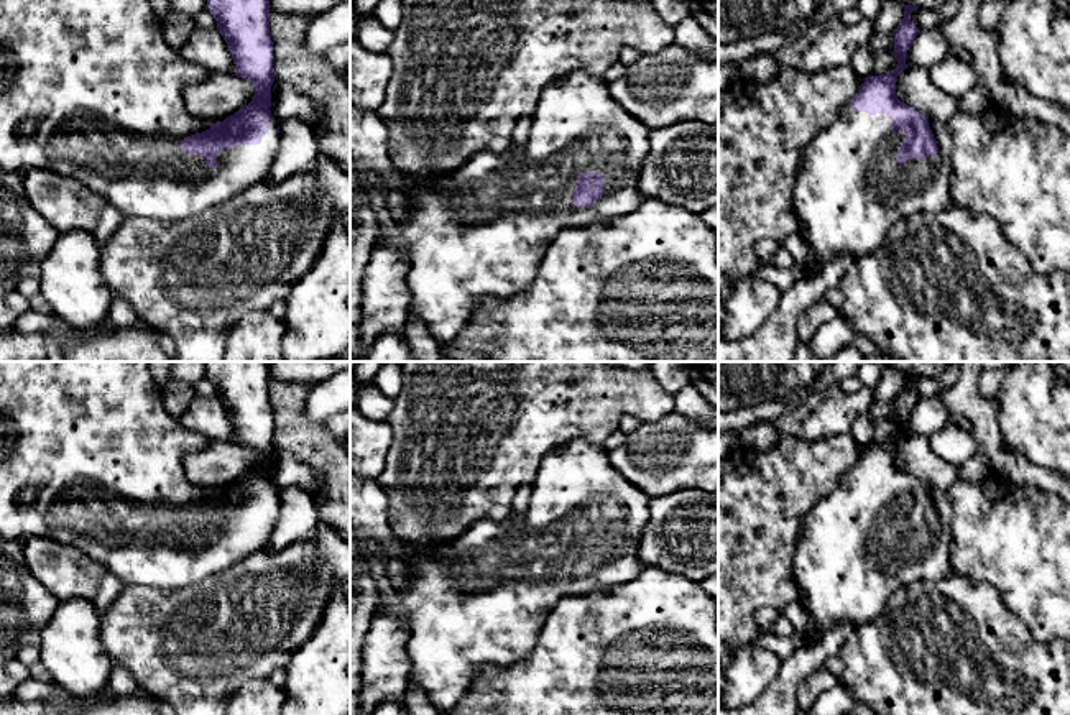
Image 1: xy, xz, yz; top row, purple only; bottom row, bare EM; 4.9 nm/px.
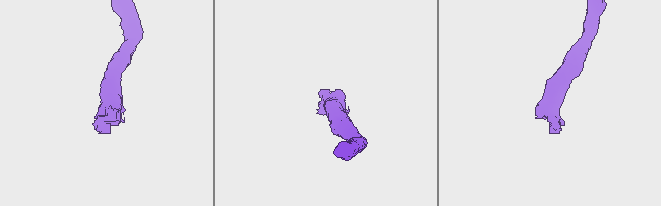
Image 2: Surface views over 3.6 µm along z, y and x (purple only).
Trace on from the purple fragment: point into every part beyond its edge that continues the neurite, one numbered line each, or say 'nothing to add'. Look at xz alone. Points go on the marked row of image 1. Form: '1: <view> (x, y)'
1: xz (482, 230)

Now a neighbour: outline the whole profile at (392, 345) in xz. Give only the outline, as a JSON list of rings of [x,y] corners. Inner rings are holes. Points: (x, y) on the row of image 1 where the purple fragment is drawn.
[[[403,330],[385,332],[371,345],[363,362],[414,362]]]

